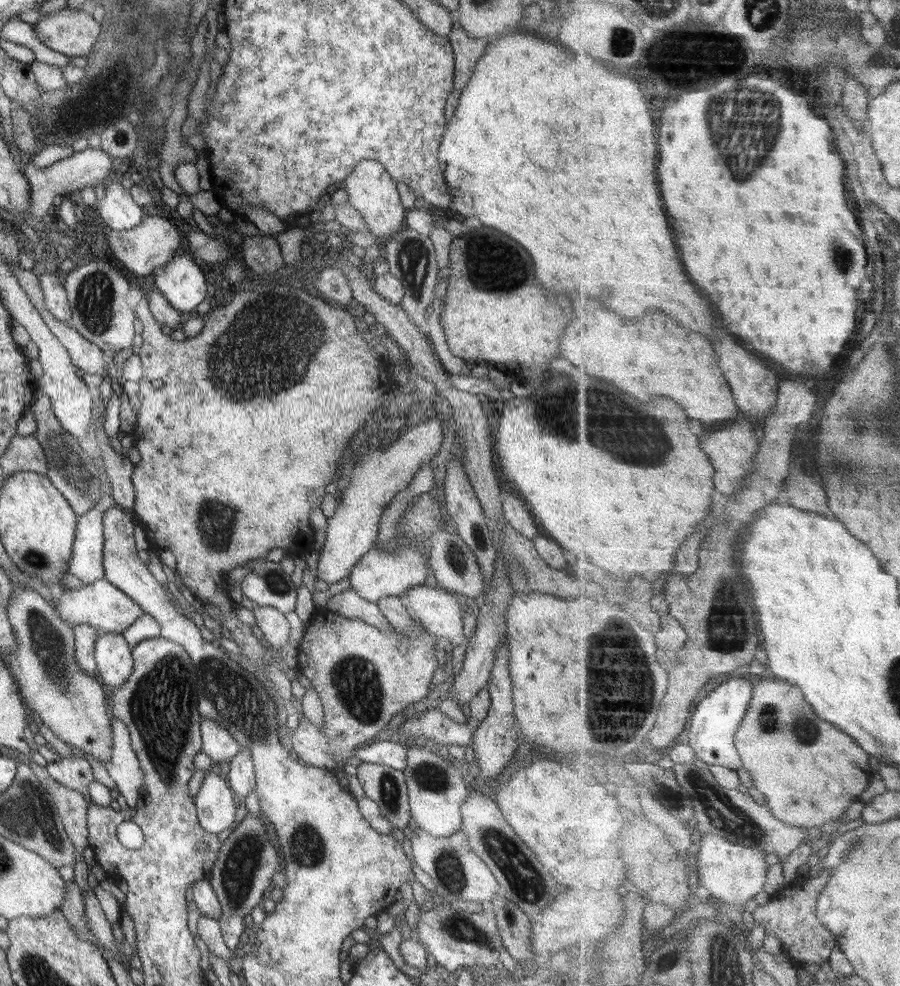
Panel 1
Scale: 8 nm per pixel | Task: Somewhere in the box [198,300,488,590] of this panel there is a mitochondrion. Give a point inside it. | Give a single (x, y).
(459, 560)

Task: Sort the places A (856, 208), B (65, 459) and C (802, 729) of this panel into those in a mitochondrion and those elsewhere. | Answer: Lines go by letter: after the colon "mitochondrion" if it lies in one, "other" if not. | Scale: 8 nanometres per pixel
A: other
B: mitochondrion
C: mitochondrion

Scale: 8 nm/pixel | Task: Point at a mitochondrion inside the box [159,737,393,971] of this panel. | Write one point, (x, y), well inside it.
(243, 860)

